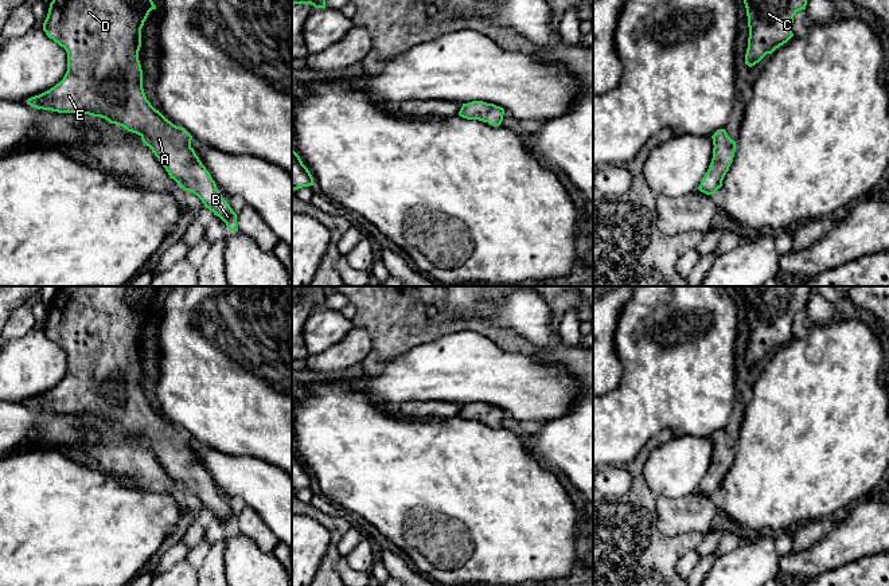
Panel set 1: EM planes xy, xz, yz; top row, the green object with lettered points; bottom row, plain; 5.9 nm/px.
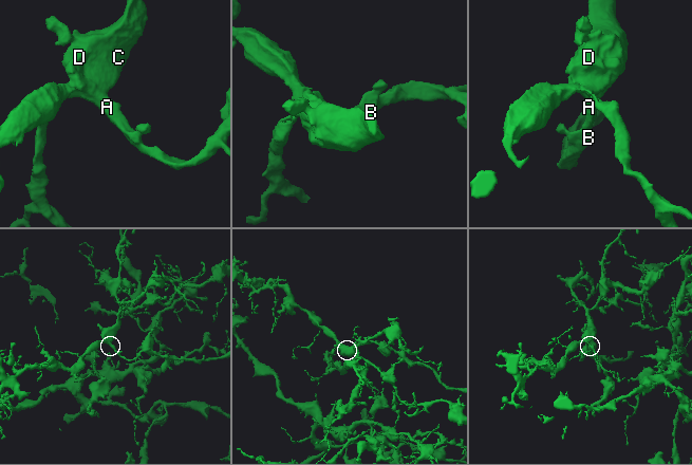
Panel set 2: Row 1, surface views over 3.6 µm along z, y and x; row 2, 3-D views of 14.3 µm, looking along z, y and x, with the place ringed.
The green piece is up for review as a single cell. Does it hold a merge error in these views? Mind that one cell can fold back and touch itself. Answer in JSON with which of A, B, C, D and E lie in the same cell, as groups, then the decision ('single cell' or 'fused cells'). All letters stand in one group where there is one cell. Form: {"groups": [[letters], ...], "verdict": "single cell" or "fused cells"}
{"groups": [["A", "B", "C", "D", "E"]], "verdict": "single cell"}

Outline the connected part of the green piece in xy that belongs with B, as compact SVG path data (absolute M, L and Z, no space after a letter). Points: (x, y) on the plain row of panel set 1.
M59 286L50 304L47 319L43 324L46 336L63 348L67 353L67 372L63 380L50 391L31 398L27 406L58 414L75 414L101 418L136 434L152 450L161 466L184 492L196 496L206 509L219 517L230 532L237 532L237 515L219 495L210 473L202 465L191 448L192 437L182 427L173 426L147 401L143 390L143 371L139 362L141 348L141 329L149 313L156 310L152 302L157 286Z

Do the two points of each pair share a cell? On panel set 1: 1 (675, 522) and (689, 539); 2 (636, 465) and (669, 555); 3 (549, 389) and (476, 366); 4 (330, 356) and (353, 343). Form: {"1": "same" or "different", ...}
{"1": "different", "2": "same", "3": "same", "4": "same"}

